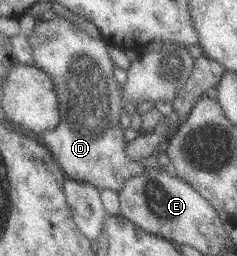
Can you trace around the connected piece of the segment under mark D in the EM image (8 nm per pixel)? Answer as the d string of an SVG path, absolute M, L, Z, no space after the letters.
M59 16L45 22L37 20L32 32L25 38L31 49L33 66L43 71L54 84L58 112L60 112L60 122L57 127L36 135L37 141L50 153L50 157L64 176L92 185L99 191L111 190L118 193L126 179L140 175L145 167L137 161L128 159L124 153L128 139L123 134L124 129L118 121L124 104L121 99L121 87L112 77L115 65L106 52L106 42L101 38L88 36L85 30L78 29L78 26Z

